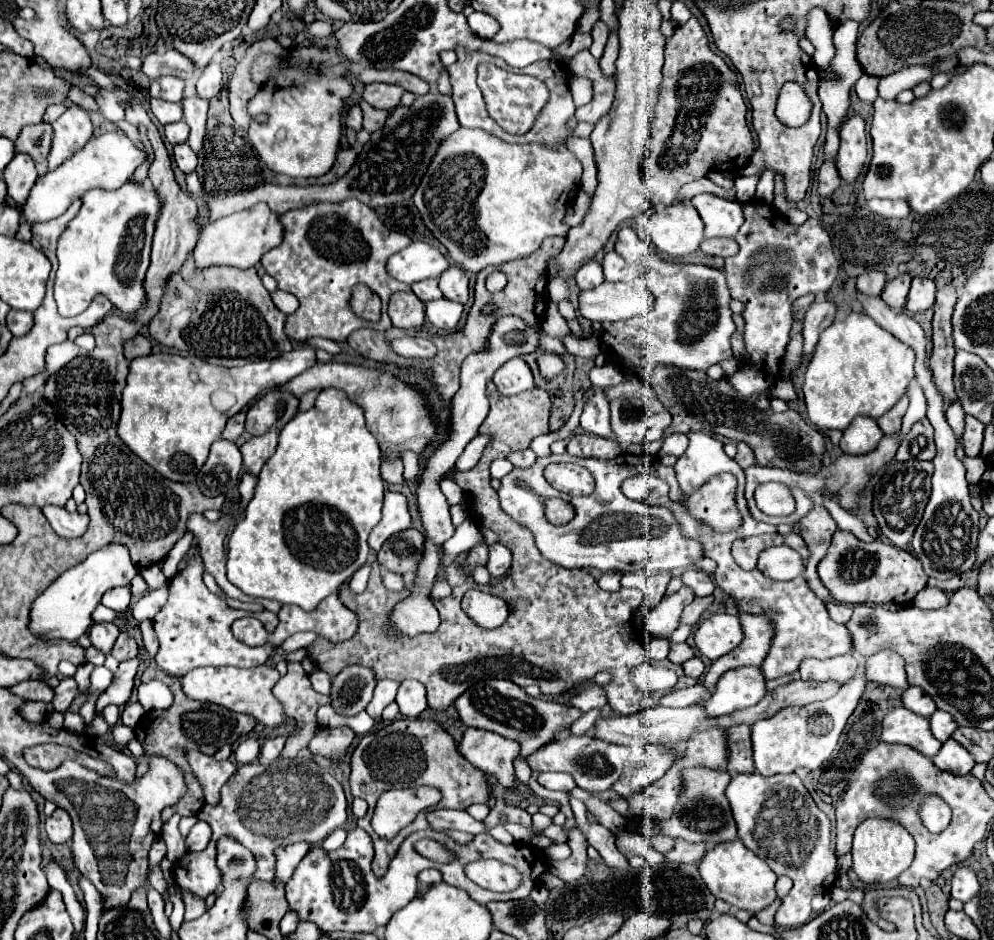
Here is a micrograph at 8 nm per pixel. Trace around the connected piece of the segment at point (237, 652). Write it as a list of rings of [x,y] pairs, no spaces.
[[[200,556],[188,560],[178,576],[172,578],[170,596],[166,606],[154,616],[154,630],[160,640],[160,650],[156,654],[156,664],[160,670],[182,678],[186,672],[198,666],[236,666],[236,668],[256,668],[268,660],[274,646],[264,644],[260,648],[250,648],[238,642],[230,630],[232,622],[248,616],[250,612],[230,608],[222,598],[212,594],[206,584],[202,584],[204,564]]]

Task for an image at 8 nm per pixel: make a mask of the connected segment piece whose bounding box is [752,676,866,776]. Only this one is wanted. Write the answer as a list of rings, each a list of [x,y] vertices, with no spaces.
[[[856,676],[850,682],[846,682],[836,696],[824,702],[814,702],[806,706],[788,706],[776,712],[772,718],[758,720],[756,724],[752,724],[756,772],[760,772],[762,776],[774,776],[774,774],[794,772],[798,766],[810,770],[820,768],[832,756],[838,738],[844,730],[844,724],[854,712],[864,692],[864,686],[866,680],[862,676]]]

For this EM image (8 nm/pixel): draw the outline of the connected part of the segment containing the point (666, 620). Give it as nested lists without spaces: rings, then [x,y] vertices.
[[[682,586],[676,594],[664,596],[658,606],[648,614],[646,628],[654,638],[664,638],[668,640],[670,634],[678,628],[680,624],[680,614],[694,600],[694,592],[688,586]]]

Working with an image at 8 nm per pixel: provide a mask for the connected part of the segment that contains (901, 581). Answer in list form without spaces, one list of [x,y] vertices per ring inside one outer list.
[[[842,530],[834,532],[828,554],[818,564],[818,574],[832,598],[846,604],[910,604],[928,582],[922,562],[912,552],[882,540],[860,542],[854,534]]]

